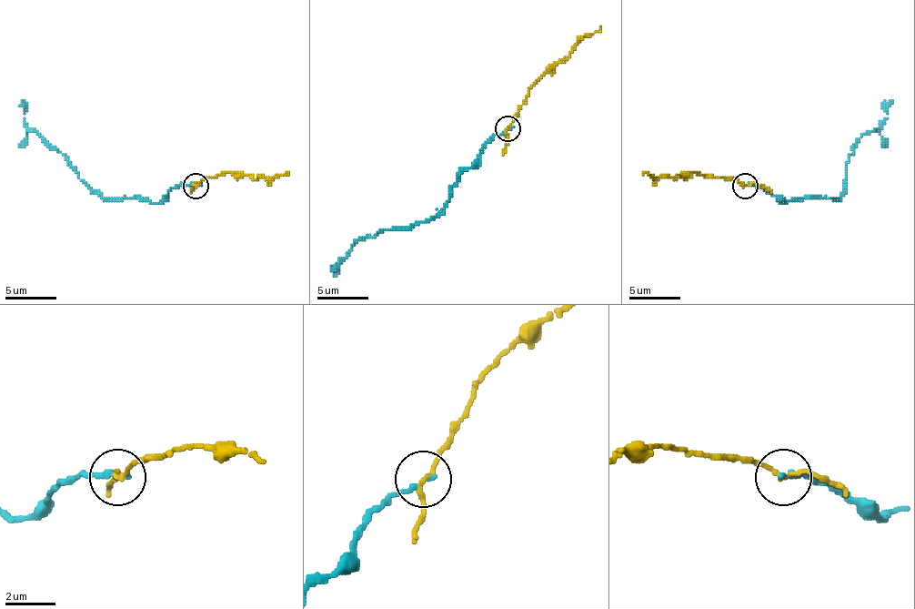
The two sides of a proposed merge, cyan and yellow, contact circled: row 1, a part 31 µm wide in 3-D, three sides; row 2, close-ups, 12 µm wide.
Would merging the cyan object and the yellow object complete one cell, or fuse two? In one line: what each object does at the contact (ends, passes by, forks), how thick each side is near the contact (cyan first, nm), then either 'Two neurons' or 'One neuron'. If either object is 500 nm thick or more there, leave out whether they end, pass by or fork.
At the ring cyan ends. At the ring yellow passes by. Thickness 260 nm (cyan) against 170 nm. One neuron

